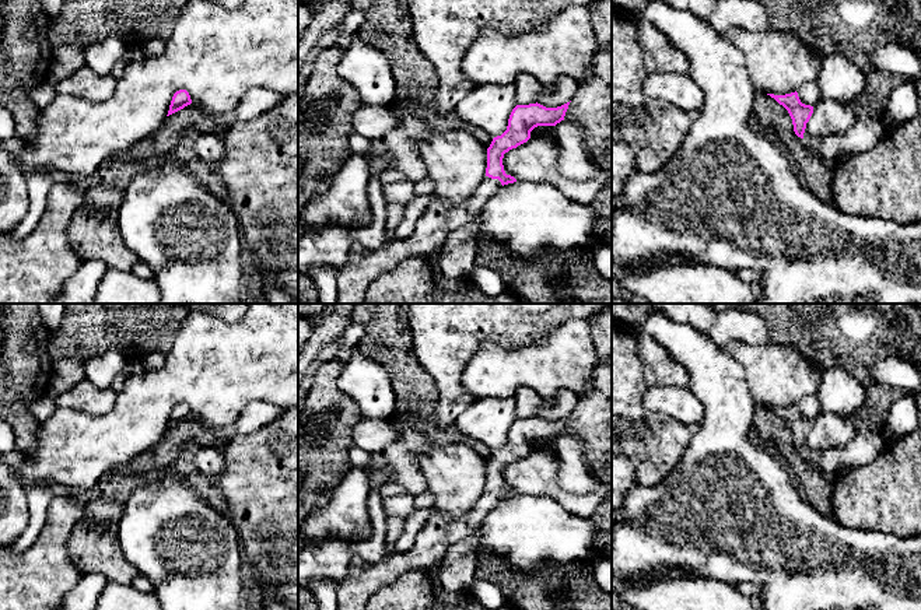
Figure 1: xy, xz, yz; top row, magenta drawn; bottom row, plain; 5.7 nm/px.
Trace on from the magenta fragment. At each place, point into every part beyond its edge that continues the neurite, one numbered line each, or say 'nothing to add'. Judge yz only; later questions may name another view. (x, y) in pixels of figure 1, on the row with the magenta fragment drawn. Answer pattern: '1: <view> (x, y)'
1: yz (809, 94)

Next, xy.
nothing to add

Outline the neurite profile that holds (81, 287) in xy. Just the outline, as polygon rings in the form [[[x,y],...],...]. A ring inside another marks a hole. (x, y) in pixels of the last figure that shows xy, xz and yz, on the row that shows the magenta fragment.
[[[84,260],[80,269],[62,285],[53,304],[94,304],[101,278],[108,266],[99,260]]]

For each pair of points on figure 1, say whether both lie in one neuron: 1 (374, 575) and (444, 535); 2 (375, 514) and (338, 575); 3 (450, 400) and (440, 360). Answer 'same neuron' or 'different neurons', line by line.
1: same neuron
2: same neuron
3: same neuron

